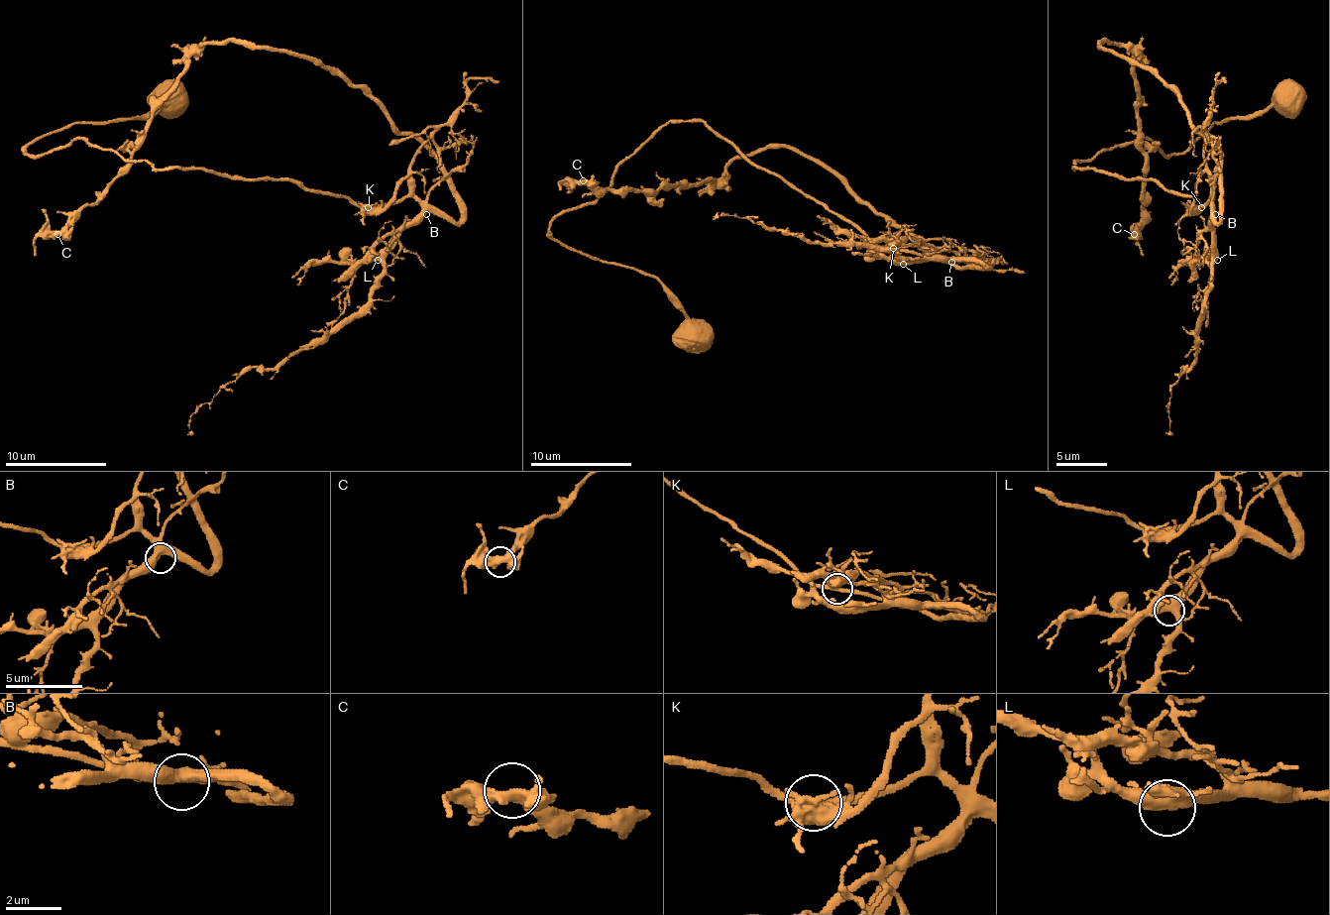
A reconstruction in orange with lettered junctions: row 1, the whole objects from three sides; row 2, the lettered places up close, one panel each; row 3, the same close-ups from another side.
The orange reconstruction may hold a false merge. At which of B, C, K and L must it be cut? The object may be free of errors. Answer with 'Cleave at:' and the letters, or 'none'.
Cleave at: none

